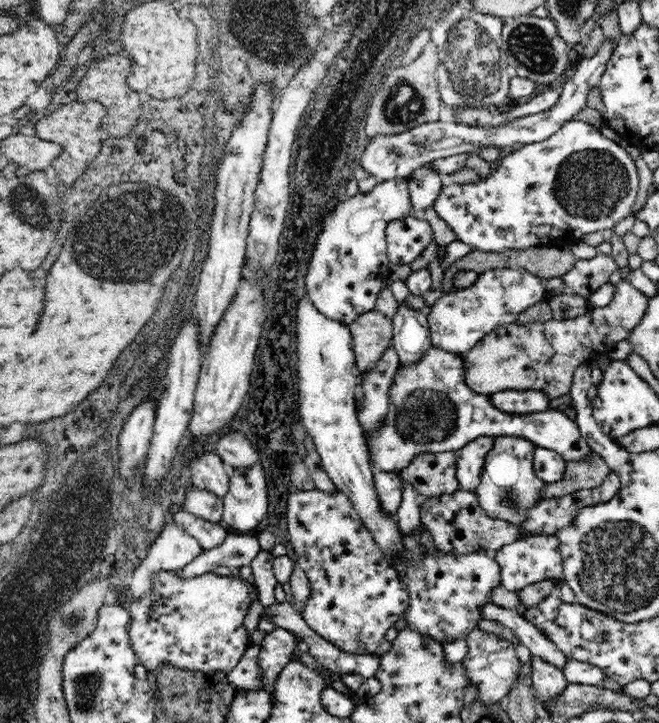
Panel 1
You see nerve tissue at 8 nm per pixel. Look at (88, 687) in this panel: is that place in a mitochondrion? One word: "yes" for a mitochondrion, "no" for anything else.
yes

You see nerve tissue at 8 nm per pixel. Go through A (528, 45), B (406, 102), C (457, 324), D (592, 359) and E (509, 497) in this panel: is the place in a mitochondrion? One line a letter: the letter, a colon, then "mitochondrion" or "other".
A: mitochondrion
B: mitochondrion
C: other
D: other
E: mitochondrion

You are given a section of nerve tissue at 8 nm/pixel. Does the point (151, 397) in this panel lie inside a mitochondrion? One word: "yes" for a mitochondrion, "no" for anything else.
no

